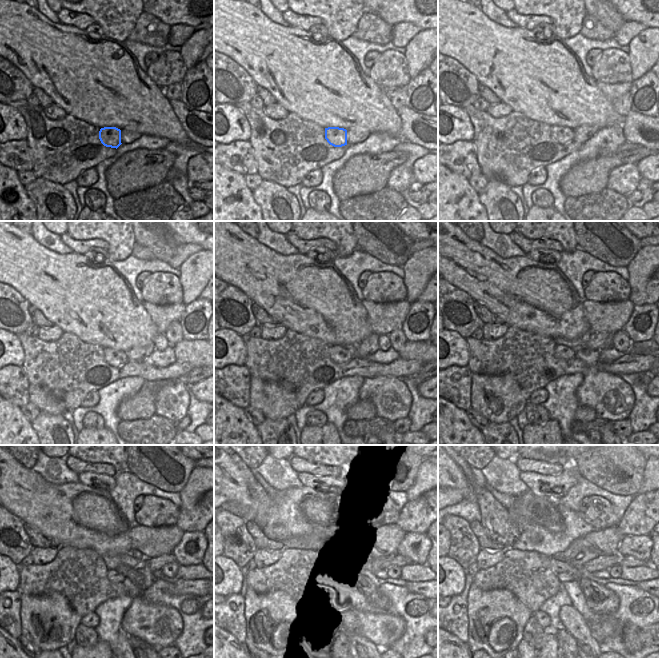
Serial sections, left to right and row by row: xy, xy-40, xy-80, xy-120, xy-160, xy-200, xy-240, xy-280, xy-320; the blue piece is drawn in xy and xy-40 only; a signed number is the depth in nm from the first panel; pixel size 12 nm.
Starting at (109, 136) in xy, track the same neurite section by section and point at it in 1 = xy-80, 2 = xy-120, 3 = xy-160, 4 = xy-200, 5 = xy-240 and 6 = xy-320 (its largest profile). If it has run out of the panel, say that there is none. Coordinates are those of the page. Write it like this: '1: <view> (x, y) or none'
1: xy-80 (562, 135)
2: xy-120 (116, 358)
3: xy-160 (338, 354)
4: xy-200 (562, 352)
5: xy-240 (115, 577)
6: xy-320 (562, 576)

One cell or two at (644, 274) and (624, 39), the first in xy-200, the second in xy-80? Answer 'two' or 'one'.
two

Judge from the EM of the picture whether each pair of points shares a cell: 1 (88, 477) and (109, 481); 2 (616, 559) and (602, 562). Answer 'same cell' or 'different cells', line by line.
1: same cell
2: same cell

